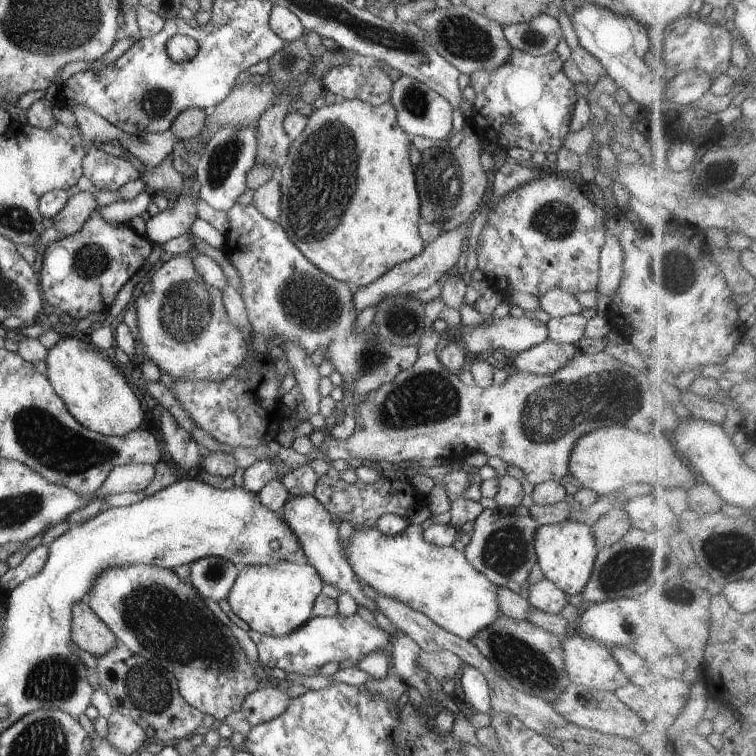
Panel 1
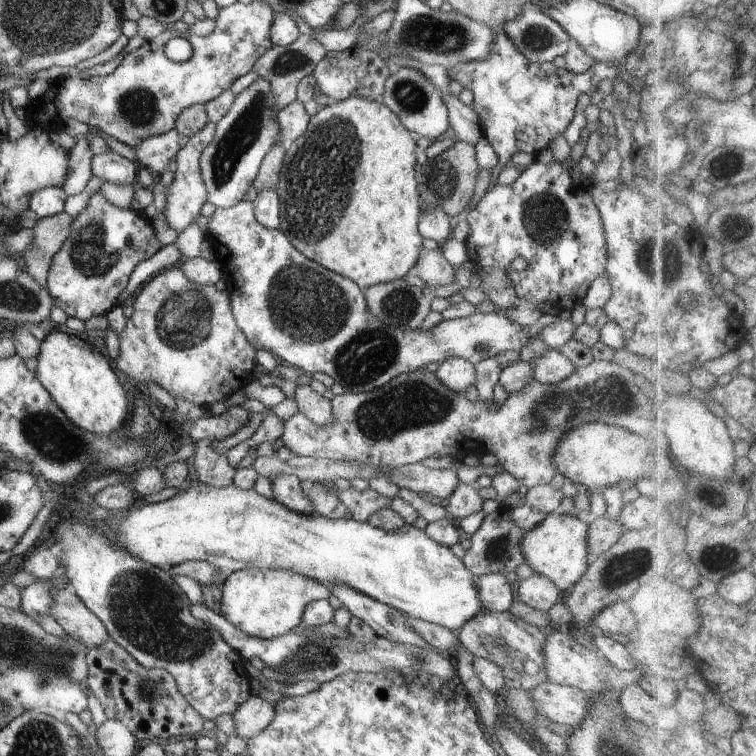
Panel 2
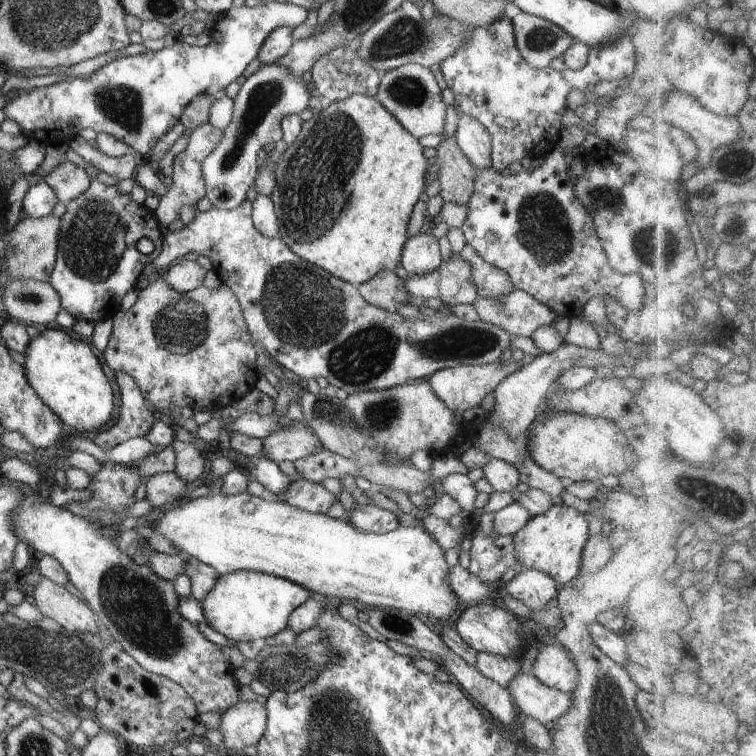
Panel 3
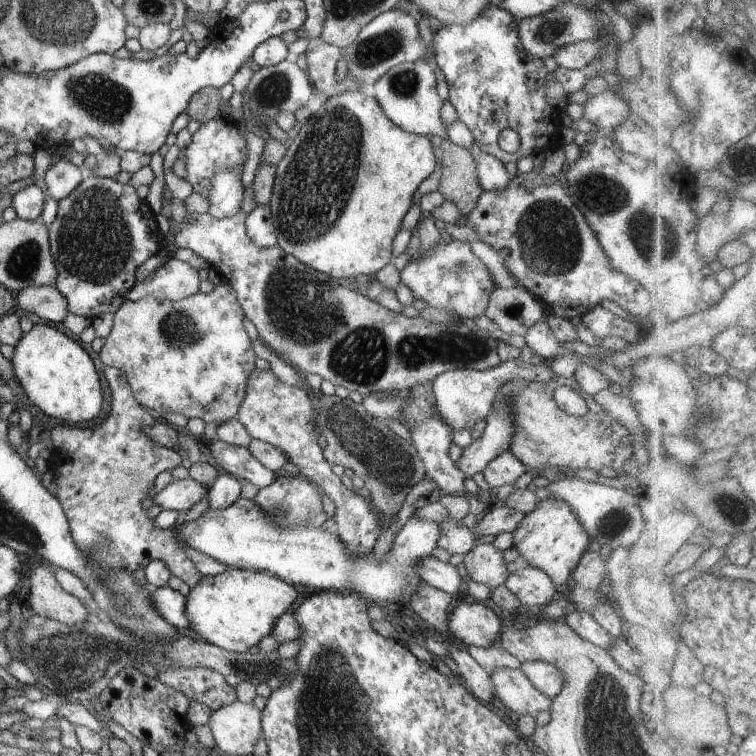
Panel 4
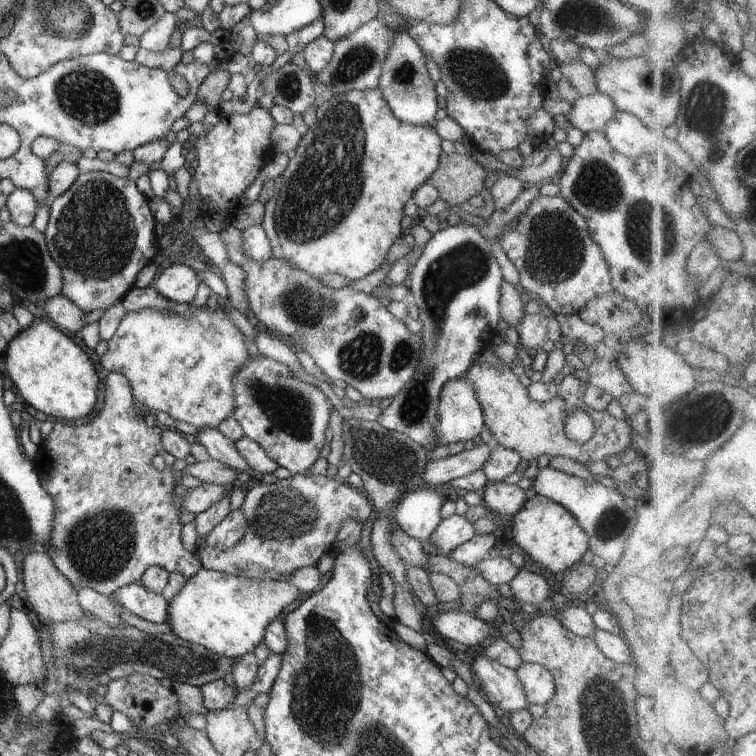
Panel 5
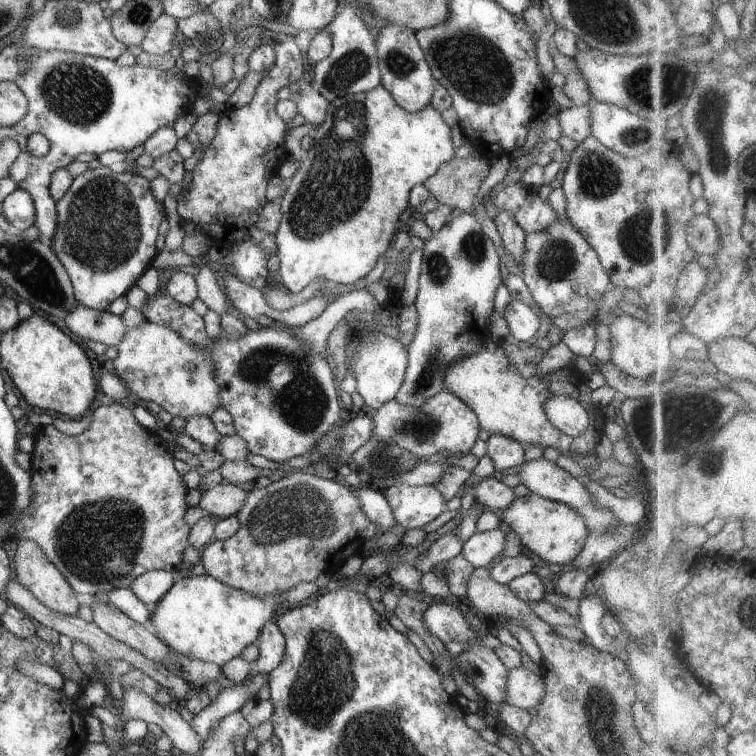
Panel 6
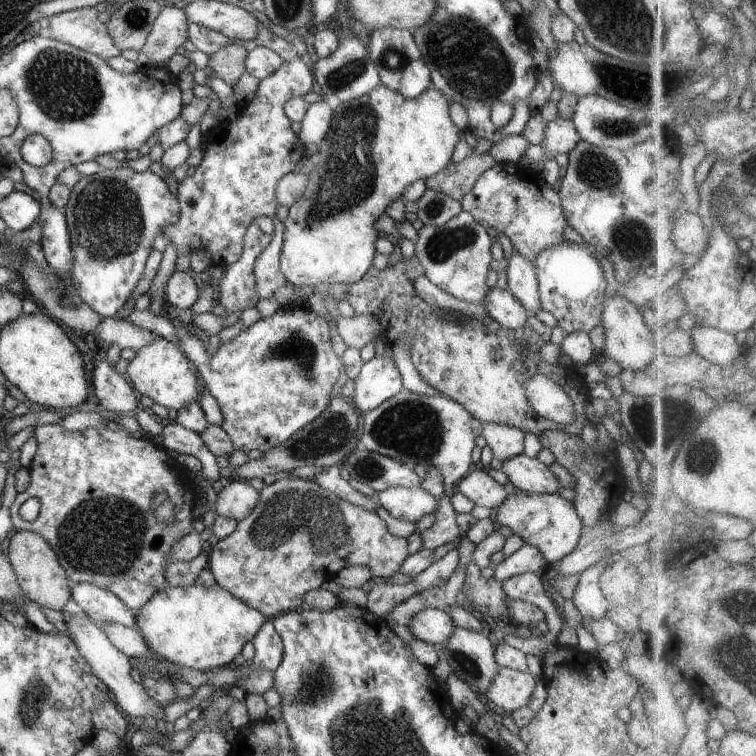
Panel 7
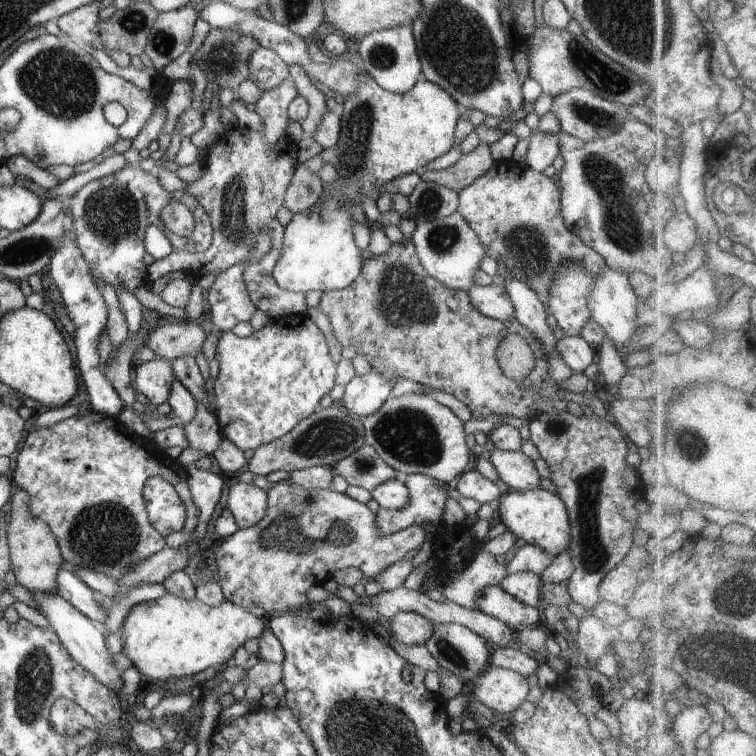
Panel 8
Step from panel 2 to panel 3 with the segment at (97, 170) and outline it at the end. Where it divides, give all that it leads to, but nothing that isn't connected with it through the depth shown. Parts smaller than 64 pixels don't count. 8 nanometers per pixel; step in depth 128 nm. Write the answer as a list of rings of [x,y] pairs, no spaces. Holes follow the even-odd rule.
[[[80,135],[74,136],[71,141],[68,142],[70,148],[74,148],[74,152],[77,152],[78,155],[80,154],[84,161],[88,162],[96,170],[113,176],[118,181],[130,179],[137,172],[138,164],[141,160],[141,157],[137,154],[126,154],[120,158],[113,158],[106,156],[99,149],[92,148],[91,144],[86,142]]]

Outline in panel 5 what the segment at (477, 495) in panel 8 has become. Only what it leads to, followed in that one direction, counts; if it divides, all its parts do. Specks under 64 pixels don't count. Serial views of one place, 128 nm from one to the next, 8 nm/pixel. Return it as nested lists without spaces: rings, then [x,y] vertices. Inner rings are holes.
[[[502,482],[489,483],[481,495],[484,506],[498,515],[514,515],[528,500],[526,492],[516,484]]]

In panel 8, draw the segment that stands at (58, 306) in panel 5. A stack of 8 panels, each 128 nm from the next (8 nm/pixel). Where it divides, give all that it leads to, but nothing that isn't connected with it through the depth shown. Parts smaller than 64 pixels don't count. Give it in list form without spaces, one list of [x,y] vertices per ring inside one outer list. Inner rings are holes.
[[[179,320],[175,324],[157,326],[143,340],[143,345],[170,362],[186,355],[196,358],[202,352],[209,328],[200,320]]]

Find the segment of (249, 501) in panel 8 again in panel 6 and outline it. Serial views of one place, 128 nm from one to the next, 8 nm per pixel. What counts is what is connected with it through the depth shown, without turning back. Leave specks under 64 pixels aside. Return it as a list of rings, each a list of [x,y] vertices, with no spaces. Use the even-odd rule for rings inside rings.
[[[222,482],[201,495],[198,508],[221,519],[236,516],[248,498],[248,487]]]

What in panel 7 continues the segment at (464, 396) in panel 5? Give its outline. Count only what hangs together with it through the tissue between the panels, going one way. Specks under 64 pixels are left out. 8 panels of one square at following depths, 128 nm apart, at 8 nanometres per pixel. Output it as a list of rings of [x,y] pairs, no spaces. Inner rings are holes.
[[[403,388],[400,392],[398,392],[398,394],[396,394],[396,396],[389,398],[388,400],[386,400],[386,402],[383,402],[382,404],[380,404],[380,406],[377,406],[374,410],[361,414],[361,437],[359,438],[359,440],[361,447],[366,448],[372,452],[384,455],[385,457],[393,458],[394,460],[397,460],[398,462],[409,466],[411,469],[414,469],[418,465],[423,466],[425,469],[428,469],[430,467],[436,468],[443,477],[443,486],[446,486],[446,488],[453,488],[452,486],[454,486],[454,484],[456,484],[458,480],[464,478],[468,474],[468,468],[472,466],[472,450],[474,450],[474,447],[476,446],[476,444],[474,443],[474,432],[472,432],[472,430],[475,425],[476,424],[473,416],[459,402],[452,400],[450,397],[447,397],[446,395],[418,395]]]

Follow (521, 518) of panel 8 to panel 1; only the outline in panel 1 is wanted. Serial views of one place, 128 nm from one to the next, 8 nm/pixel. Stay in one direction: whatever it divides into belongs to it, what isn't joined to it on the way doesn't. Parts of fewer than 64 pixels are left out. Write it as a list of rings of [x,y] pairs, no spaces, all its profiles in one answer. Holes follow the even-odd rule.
[[[568,519],[556,524],[540,525],[534,538],[534,550],[536,551],[536,562],[545,578],[557,584],[562,592],[574,596],[584,590],[584,586],[588,584],[592,576],[598,546],[591,526]]]

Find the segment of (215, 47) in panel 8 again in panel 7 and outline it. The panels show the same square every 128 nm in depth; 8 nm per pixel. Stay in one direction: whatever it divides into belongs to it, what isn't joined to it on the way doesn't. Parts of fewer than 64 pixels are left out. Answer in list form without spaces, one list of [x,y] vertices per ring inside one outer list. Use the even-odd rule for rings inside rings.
[[[228,44],[209,55],[208,72],[216,74],[218,78],[230,86],[236,84],[245,71],[245,60],[248,48],[238,44]]]

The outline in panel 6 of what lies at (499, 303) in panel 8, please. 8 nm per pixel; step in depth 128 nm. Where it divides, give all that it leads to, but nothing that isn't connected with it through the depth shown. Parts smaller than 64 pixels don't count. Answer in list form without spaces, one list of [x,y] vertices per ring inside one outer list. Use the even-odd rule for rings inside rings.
[[[513,298],[502,318],[507,322],[511,340],[522,346],[529,346],[540,330],[538,309]]]

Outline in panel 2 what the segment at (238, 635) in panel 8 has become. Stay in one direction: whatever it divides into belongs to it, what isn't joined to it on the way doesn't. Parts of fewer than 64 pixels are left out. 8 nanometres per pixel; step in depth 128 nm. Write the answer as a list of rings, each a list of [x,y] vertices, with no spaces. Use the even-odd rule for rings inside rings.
[[[242,569],[233,572],[225,578],[221,590],[218,614],[234,628],[261,639],[273,639],[292,631],[302,623],[302,614],[307,604],[328,599],[331,595],[329,585],[282,569]]]

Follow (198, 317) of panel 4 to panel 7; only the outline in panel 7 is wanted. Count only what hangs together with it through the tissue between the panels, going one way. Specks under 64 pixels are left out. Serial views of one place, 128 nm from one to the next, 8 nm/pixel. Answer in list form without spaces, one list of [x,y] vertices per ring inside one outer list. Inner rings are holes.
[[[156,338],[154,342],[142,346],[132,360],[122,365],[124,376],[139,395],[144,394],[152,398],[154,403],[177,411],[192,402],[198,402],[202,394],[206,392],[204,379],[200,371],[196,369],[195,364],[189,358],[186,358],[172,342],[164,338]]]

